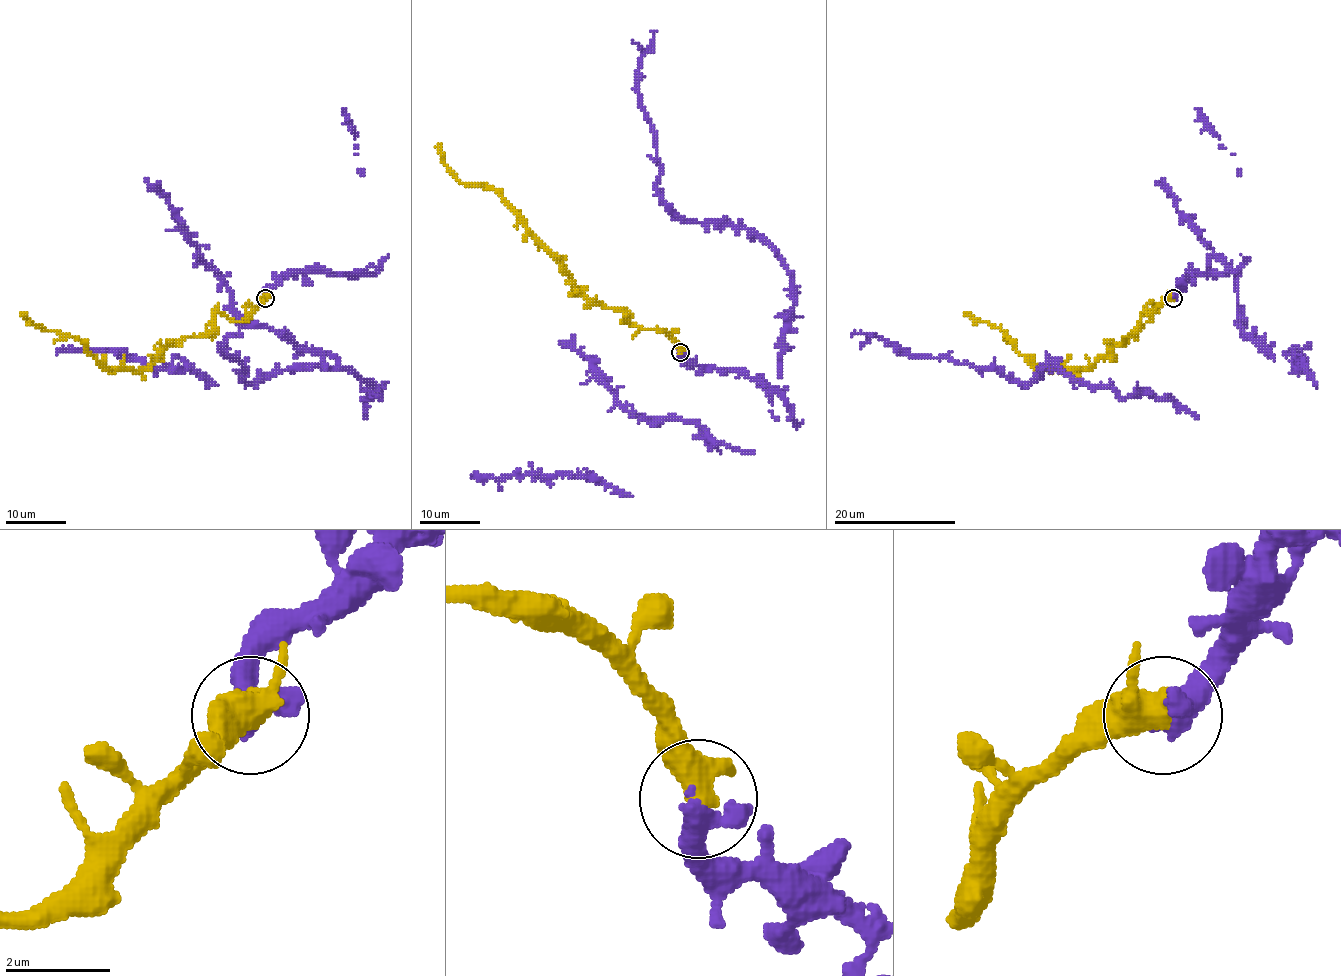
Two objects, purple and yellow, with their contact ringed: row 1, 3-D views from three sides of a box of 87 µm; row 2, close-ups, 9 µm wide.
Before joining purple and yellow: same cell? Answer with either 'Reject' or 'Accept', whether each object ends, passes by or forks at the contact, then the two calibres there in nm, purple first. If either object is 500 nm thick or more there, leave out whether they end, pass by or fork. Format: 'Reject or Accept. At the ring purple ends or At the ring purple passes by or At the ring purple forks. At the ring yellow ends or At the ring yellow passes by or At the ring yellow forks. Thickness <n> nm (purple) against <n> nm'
Accept. Thickness 600 nm (purple) against 480 nm

